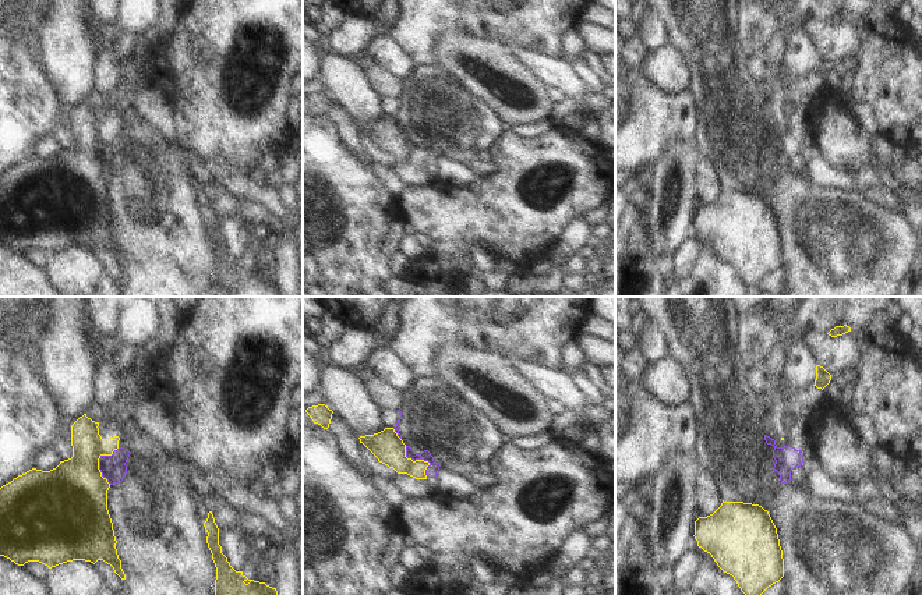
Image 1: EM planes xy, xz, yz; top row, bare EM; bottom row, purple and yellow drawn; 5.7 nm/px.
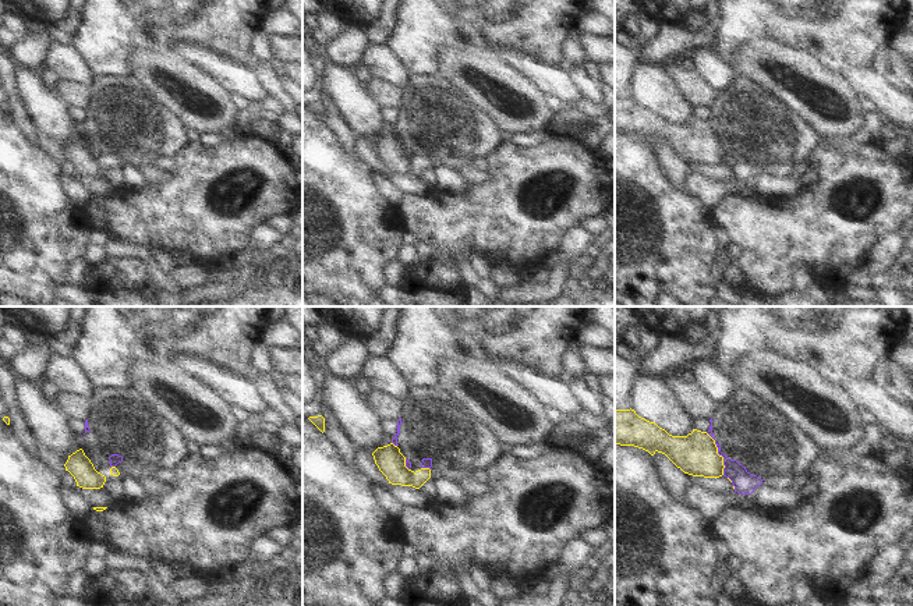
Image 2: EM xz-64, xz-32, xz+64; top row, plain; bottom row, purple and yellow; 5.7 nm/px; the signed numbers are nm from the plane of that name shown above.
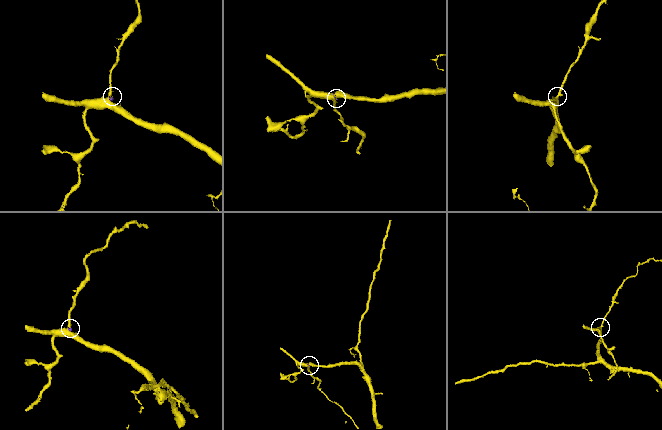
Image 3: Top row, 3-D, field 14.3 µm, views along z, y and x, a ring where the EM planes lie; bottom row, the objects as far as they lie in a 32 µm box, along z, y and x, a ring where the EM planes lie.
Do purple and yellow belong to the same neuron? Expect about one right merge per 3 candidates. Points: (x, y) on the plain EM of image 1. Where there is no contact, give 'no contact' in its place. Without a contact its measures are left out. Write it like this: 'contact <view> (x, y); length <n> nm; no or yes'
contact xy (99, 149); length 220 nm; no

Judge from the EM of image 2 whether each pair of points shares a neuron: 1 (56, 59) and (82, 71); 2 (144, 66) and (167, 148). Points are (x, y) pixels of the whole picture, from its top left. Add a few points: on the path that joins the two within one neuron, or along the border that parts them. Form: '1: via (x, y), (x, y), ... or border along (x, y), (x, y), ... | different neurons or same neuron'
1: via (63, 60), (75, 70) | same neuron
2: border along (131, 75), (179, 116) | different neurons

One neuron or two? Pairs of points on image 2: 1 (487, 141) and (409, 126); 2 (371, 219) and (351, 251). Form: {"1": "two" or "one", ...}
{"1": "one", "2": "one"}

